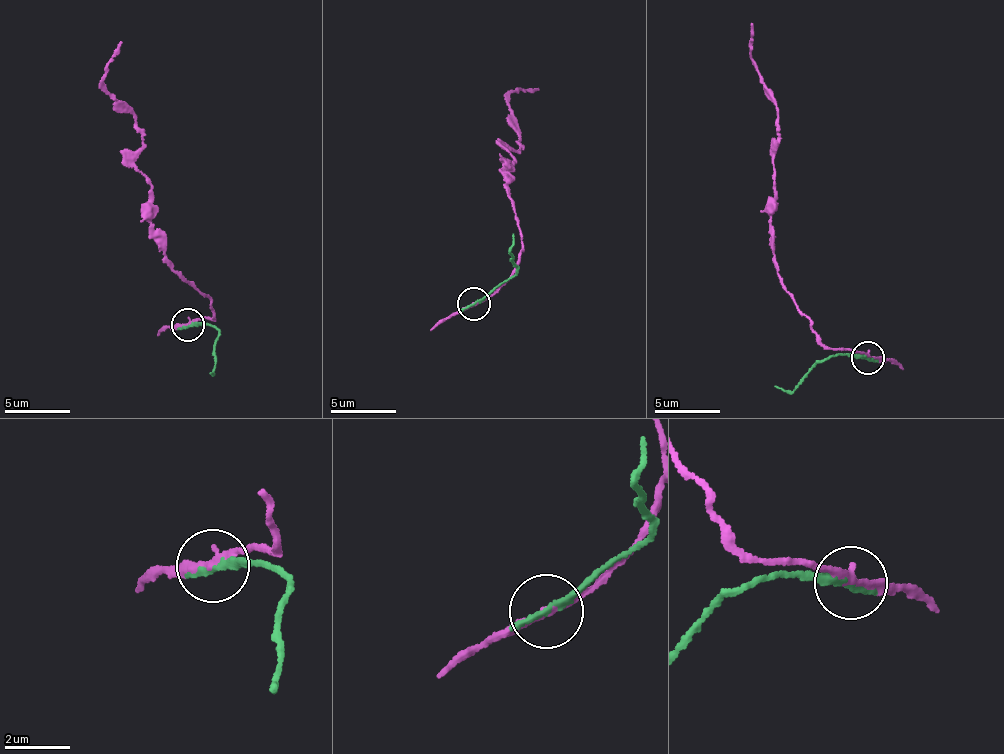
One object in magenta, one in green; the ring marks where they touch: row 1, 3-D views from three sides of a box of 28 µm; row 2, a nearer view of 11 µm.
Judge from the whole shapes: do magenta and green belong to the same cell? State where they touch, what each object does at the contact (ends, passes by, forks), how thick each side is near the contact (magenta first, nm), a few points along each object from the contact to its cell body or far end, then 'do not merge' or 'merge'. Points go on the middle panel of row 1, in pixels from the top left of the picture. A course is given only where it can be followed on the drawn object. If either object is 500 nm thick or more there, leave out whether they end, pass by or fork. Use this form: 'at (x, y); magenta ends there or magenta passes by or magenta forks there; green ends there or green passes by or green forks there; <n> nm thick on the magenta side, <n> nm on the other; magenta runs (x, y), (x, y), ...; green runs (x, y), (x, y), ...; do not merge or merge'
at (474, 304); magenta passes by; green ends there; 220 nm thick on the magenta side, 240 nm on the other; magenta runs (473, 303), (524, 247), (504, 185), (517, 161), (507, 148), (522, 137), (508, 103), (515, 90), (539, 90); green runs (473, 303), (513, 275), (514, 234); do not merge

